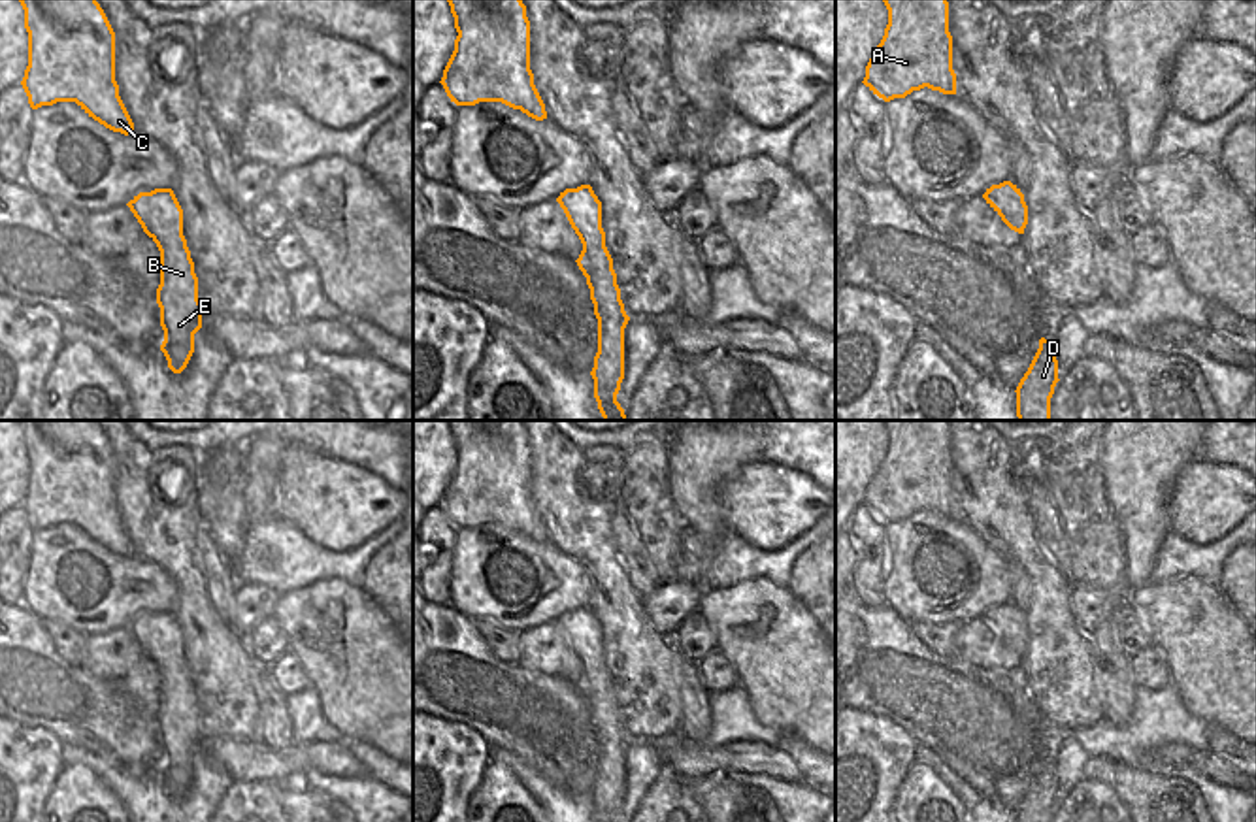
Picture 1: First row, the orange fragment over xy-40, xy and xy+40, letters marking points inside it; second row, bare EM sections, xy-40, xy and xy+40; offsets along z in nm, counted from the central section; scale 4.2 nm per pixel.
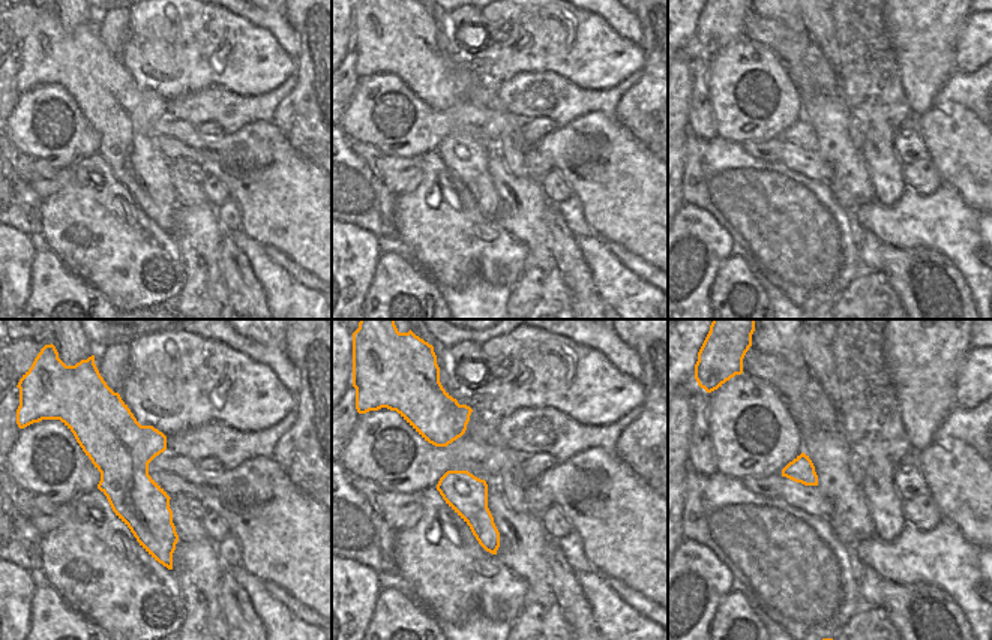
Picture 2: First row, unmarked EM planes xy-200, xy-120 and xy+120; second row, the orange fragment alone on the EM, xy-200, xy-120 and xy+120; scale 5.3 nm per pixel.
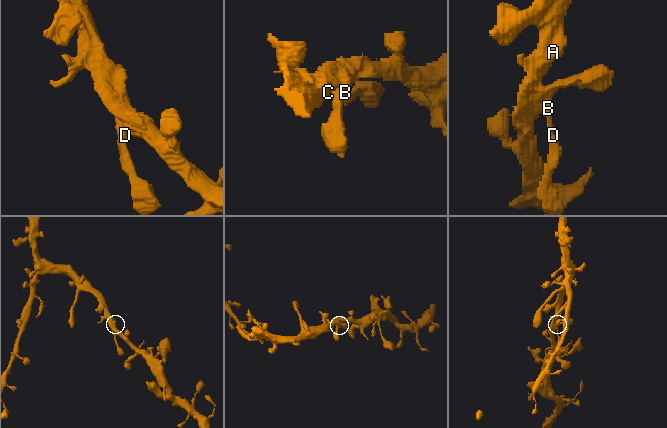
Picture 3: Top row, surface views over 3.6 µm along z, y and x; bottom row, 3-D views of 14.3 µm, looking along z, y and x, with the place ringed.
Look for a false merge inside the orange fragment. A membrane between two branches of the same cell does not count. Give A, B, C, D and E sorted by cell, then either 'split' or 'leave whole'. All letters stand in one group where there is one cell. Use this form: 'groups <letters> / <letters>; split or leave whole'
groups A B C D E; leave whole

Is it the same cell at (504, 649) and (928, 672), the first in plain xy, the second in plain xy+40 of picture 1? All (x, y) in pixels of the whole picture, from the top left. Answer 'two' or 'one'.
two

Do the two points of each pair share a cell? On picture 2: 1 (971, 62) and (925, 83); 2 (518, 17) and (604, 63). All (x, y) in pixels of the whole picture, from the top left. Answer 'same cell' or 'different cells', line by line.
1: different cells
2: same cell

